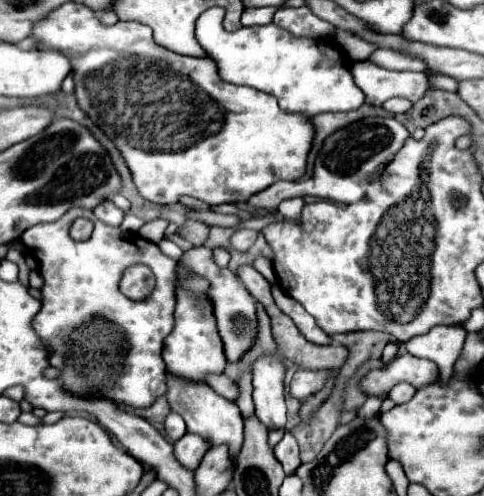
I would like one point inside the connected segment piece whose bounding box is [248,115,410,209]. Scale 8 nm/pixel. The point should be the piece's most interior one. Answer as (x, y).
(340, 174)

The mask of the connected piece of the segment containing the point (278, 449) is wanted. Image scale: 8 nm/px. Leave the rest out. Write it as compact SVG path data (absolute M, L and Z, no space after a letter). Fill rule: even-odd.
M286 431L286 435L282 437L282 441L274 447L276 459L282 463L286 475L294 473L296 467L300 465L300 457L298 457L298 443L294 439L294 435L290 435L290 431Z

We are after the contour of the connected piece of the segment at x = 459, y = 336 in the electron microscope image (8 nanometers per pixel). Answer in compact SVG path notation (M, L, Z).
M438 325L430 329L426 335L410 339L406 343L406 349L416 357L434 361L442 373L442 379L448 379L450 371L454 369L454 363L460 357L464 337L466 337L466 331L462 327Z

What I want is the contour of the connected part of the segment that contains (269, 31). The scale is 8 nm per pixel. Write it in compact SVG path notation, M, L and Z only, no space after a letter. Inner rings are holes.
M210 7L196 23L198 43L216 63L222 81L270 93L278 99L284 113L302 113L306 117L324 111L350 111L364 103L364 93L354 83L350 67L343 61L342 55L346 54L340 47L330 47L322 39L298 39L274 23L242 27L228 33L222 27L223 14L222 7ZM330 51L340 53L332 59Z

